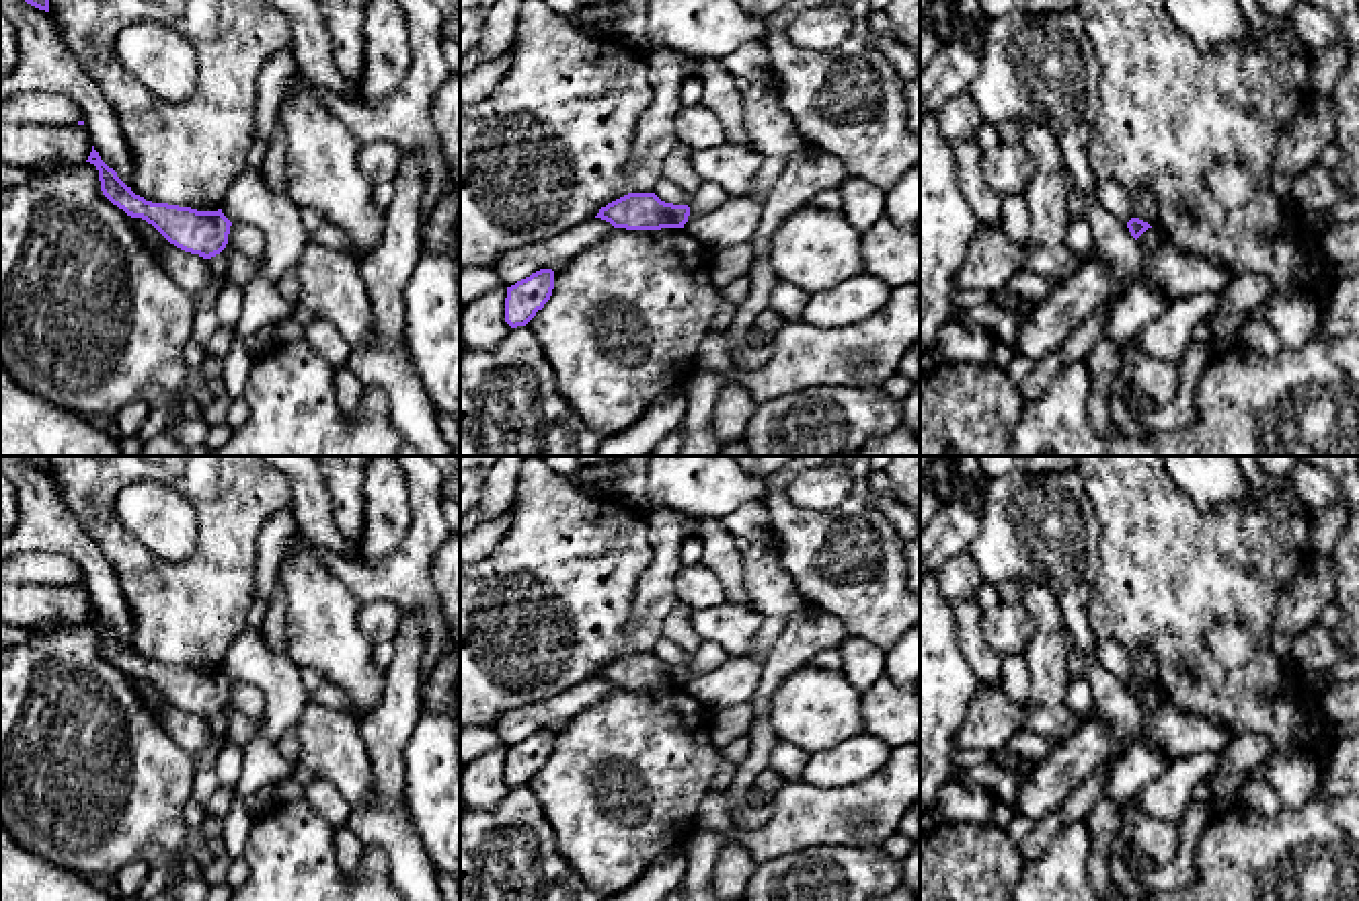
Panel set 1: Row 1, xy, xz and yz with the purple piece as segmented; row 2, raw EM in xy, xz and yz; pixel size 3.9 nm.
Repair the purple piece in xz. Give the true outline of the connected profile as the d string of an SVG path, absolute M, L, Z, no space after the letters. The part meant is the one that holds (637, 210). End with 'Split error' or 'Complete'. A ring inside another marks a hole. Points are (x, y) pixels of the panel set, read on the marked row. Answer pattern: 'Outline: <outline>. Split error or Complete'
Outline: M628 193L599 209L595 218L626 230L684 228L690 207L661 201L655 193Z. Complete

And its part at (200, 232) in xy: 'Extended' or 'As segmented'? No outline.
As segmented

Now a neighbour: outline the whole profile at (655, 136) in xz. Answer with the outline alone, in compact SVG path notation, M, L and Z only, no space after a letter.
M643 35L630 45L647 60L653 101L640 117L630 148L630 193L653 193L667 154L677 144L680 88L686 80L682 53Z

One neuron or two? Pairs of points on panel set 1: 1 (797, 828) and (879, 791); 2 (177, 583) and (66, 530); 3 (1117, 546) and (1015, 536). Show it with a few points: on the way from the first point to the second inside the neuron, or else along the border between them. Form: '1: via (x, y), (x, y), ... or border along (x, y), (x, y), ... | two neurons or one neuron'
1: via (818, 815), (838, 815), (848, 805), (859, 805) | one neuron
2: border along (66, 505), (122, 585) | two neurons
3: border along (1089, 497), (1099, 524), (1095, 592) | two neurons

